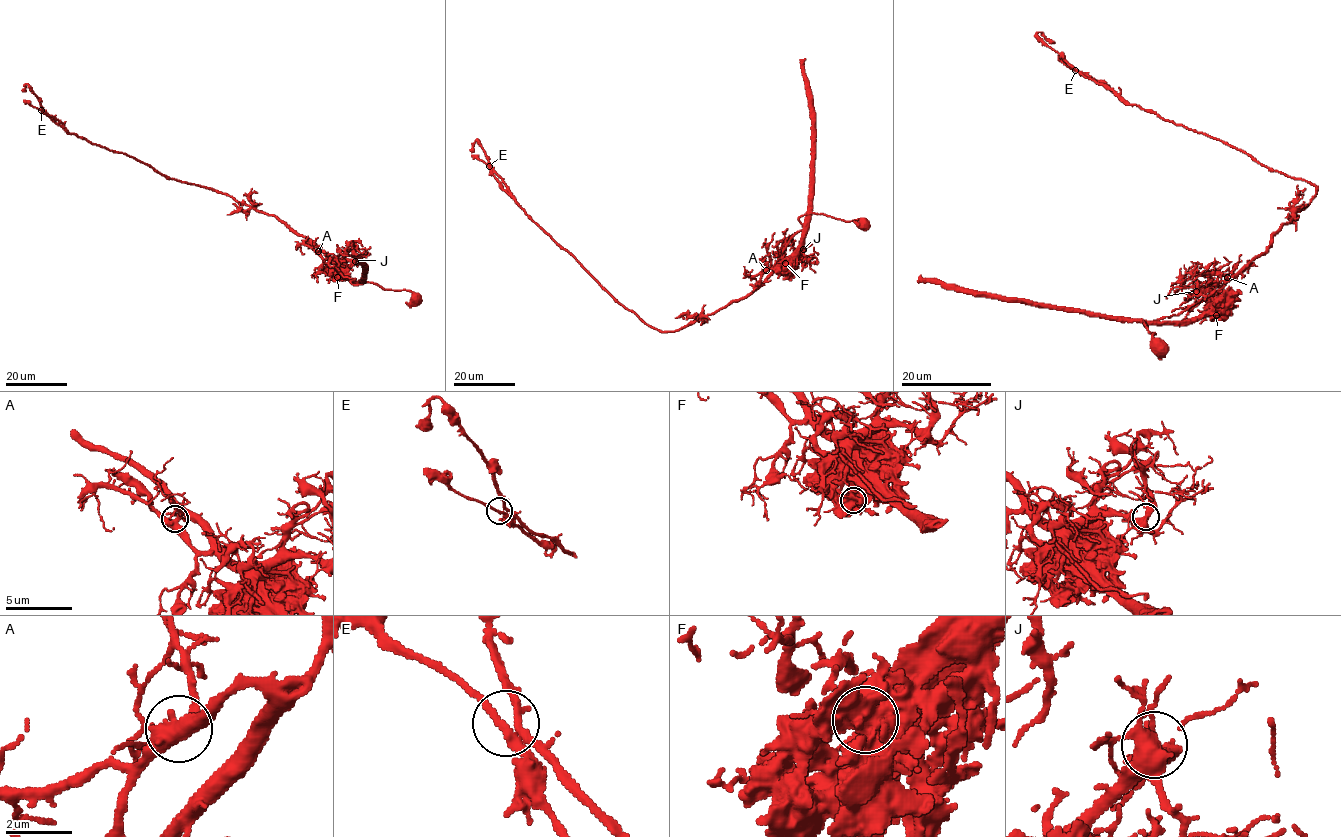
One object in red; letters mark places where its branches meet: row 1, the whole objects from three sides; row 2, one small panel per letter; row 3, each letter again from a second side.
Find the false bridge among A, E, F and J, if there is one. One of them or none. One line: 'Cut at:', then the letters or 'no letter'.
Cut at: F

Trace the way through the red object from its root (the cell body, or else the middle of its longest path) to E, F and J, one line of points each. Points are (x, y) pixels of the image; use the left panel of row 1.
E: (416, 298), (352, 281), (274, 216), (69, 134), (41, 110)
F: (416, 298), (409, 291), (385, 289), (369, 282), (337, 277)
J: (416, 298), (409, 291), (352, 281), (339, 264), (355, 261)

